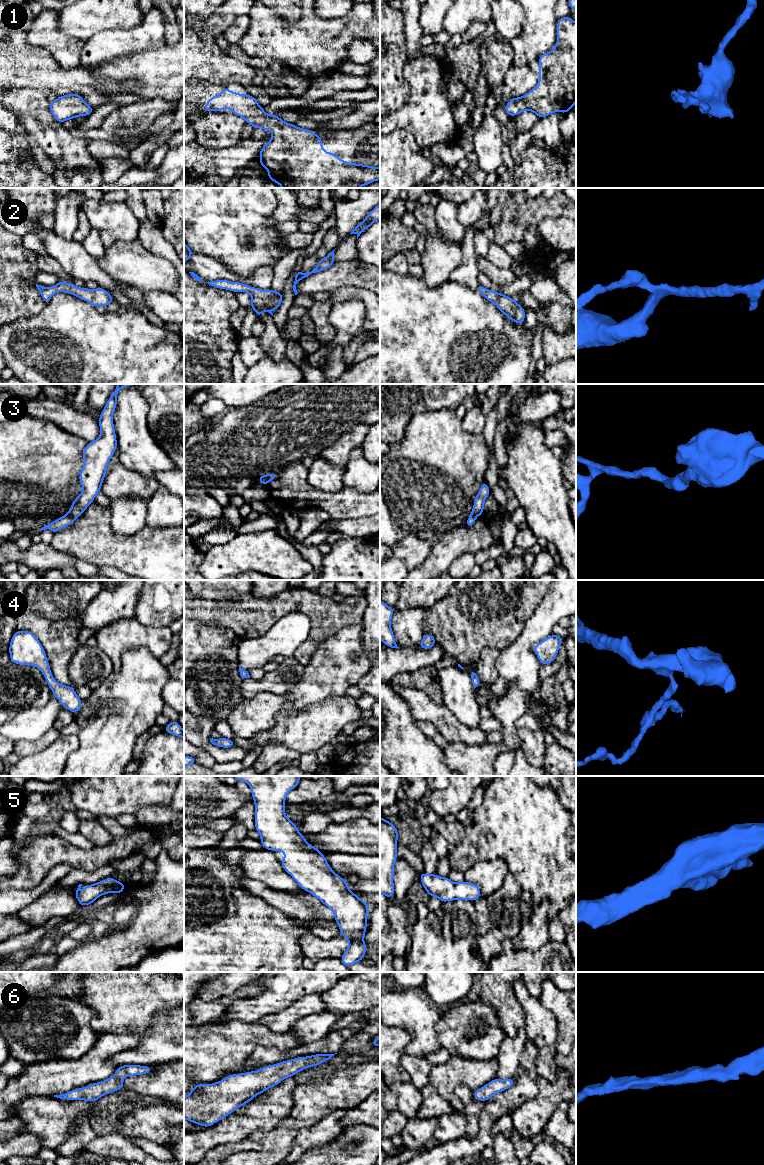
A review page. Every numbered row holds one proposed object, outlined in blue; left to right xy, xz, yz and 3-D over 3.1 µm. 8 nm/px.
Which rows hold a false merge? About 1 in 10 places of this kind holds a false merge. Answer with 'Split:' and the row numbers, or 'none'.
Split: none

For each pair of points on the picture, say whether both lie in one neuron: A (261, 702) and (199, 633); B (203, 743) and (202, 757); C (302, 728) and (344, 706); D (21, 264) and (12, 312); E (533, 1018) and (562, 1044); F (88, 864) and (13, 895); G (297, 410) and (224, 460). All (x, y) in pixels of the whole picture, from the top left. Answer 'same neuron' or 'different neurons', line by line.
A: different neurons
B: different neurons
C: same neuron
D: same neuron
E: different neurons
F: different neurons
G: same neuron

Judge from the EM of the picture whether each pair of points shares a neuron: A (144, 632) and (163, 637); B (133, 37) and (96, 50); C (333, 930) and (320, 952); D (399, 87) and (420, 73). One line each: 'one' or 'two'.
A: one
B: one
C: two
D: two

